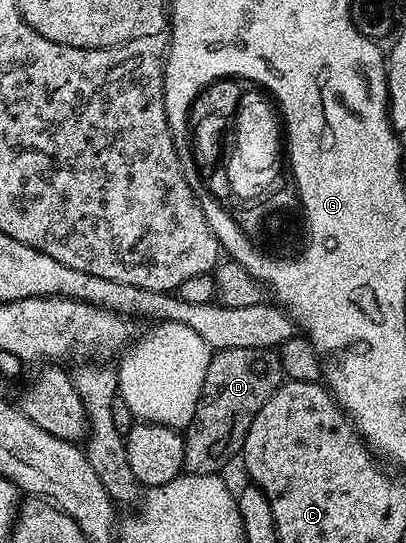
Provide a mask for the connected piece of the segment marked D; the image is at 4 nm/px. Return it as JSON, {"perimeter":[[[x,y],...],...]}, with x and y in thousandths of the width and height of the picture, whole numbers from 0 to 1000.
{"perimeter":[[[596,641],[537,645],[522,654],[515,681],[505,681],[505,703],[485,755],[456,790],[451,860],[475,877],[527,877],[547,871],[569,838],[596,834],[603,799],[633,770],[633,755],[672,733],[672,726],[702,705],[685,646],[663,641]]]}

